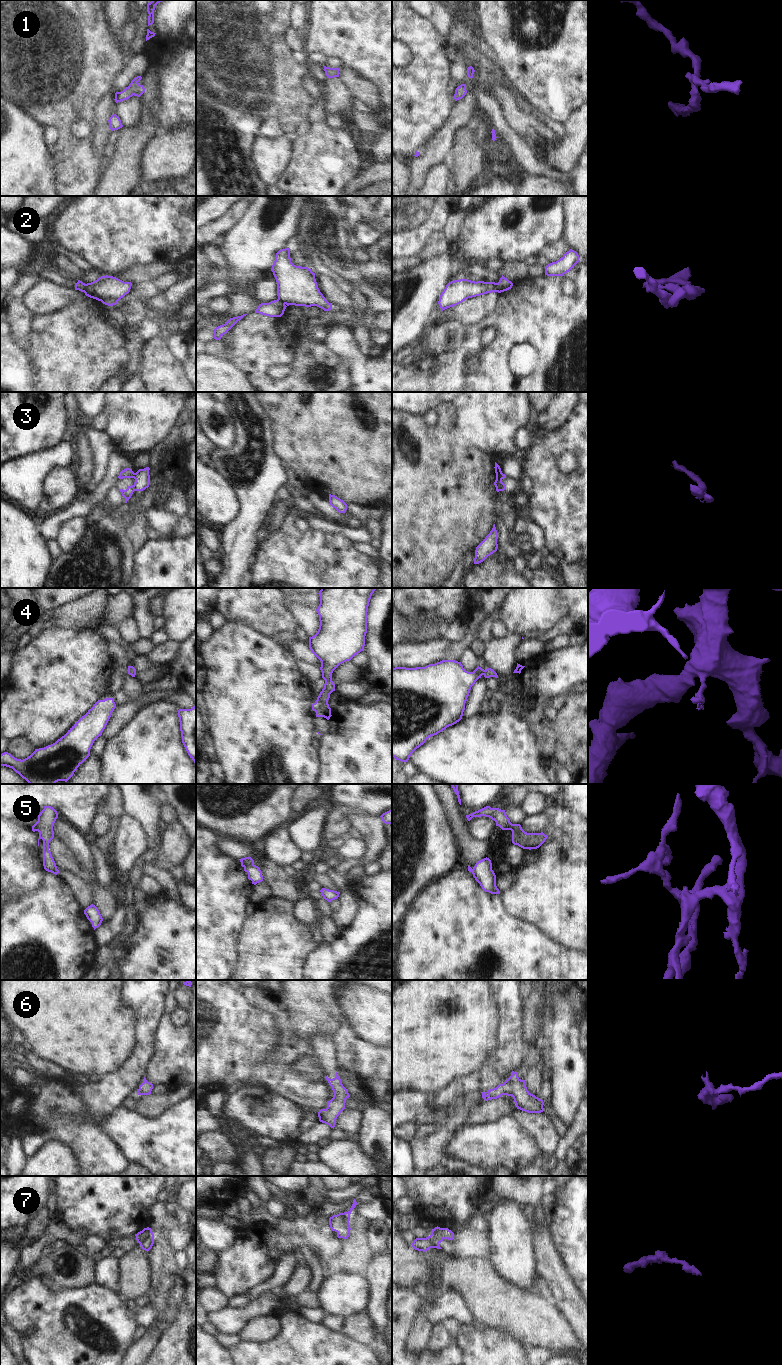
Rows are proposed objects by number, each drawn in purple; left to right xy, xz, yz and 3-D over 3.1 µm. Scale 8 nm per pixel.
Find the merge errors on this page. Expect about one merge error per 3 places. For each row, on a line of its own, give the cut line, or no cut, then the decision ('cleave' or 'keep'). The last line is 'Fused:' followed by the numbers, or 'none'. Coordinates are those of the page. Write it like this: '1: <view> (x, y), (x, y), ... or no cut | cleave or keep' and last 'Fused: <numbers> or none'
1: no cut | keep
2: yz (496, 283), (498, 291) | cleave
3: xy (133, 485), (134, 490) | cleave
4: no cut | keep
5: xz (253, 863), (244, 867) | cleave
6: no cut | keep
7: xy (153, 1235), (144, 1238), (139, 1243) | cleave
Fused: 2, 3, 5, 7

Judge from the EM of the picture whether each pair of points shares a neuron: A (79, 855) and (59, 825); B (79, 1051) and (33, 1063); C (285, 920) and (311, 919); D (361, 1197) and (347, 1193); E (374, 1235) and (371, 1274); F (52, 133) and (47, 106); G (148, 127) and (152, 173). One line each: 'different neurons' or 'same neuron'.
A: same neuron
B: different neurons
C: different neurons
D: different neurons
E: different neurons
F: different neurons
G: different neurons

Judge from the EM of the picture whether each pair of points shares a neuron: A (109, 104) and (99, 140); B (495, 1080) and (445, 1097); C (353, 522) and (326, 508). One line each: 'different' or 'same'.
A: same
B: same
C: different

